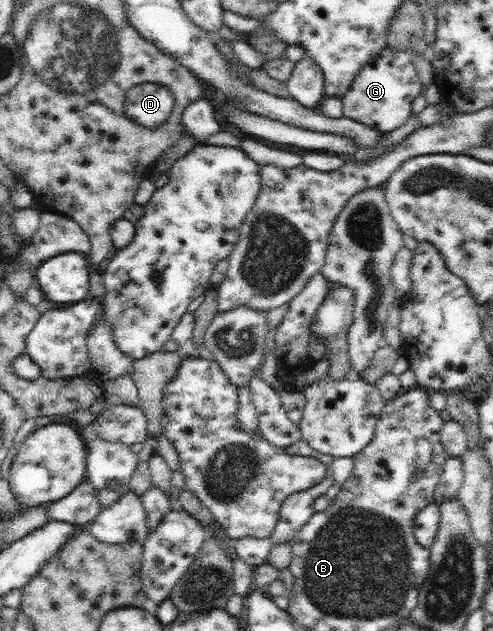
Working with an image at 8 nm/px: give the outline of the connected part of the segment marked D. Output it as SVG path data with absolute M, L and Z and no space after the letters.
M144 82L132 86L125 93L125 114L144 127L160 127L176 110L169 87Z

